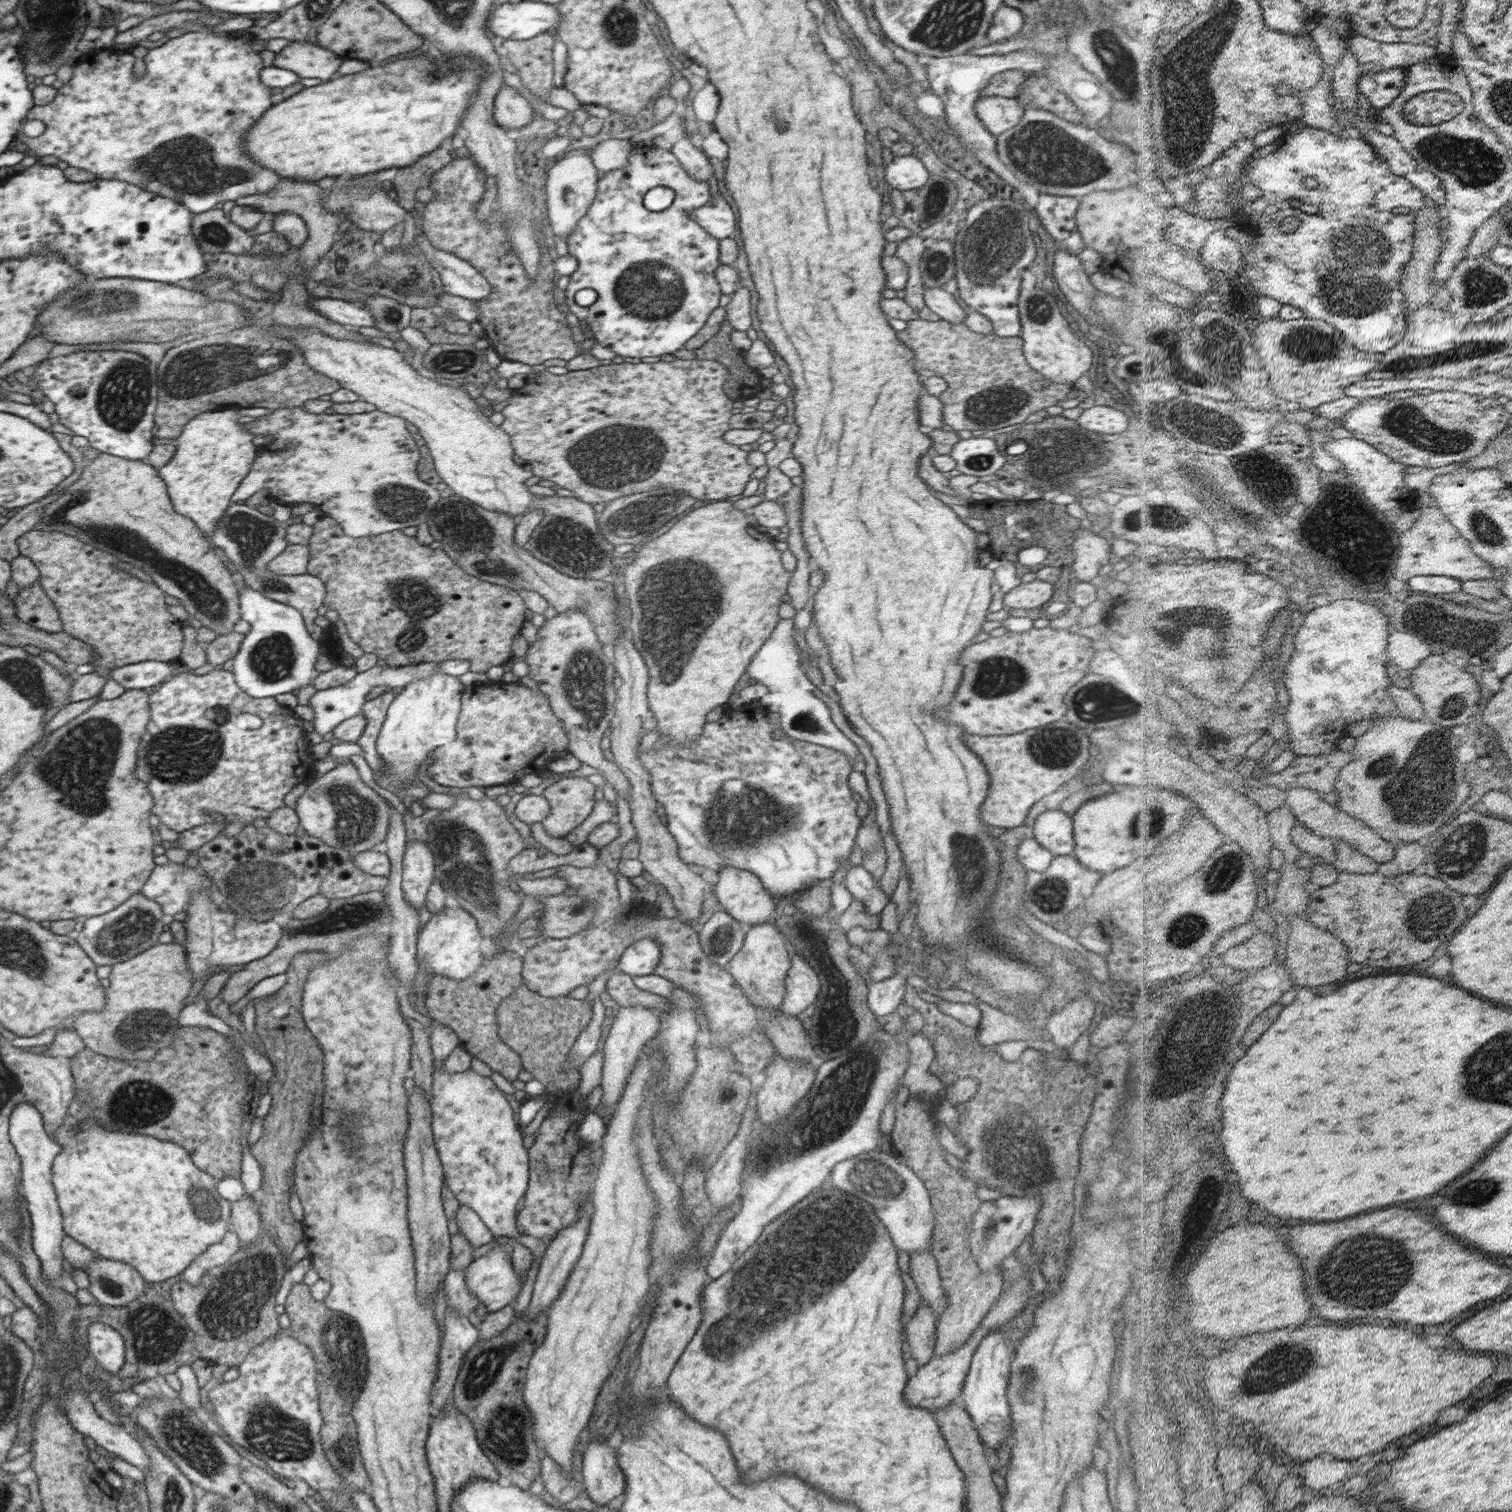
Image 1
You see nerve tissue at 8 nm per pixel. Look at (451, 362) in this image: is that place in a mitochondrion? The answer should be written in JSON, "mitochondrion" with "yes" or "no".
{"mitochondrion":"yes"}

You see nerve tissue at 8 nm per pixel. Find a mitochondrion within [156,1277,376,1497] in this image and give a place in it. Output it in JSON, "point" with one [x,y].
{"point":[269,1429]}

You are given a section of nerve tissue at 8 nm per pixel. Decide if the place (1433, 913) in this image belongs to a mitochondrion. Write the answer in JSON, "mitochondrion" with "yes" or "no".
{"mitochondrion":"yes"}

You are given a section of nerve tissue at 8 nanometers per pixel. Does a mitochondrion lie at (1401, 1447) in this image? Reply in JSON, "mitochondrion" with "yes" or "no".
{"mitochondrion":"no"}

